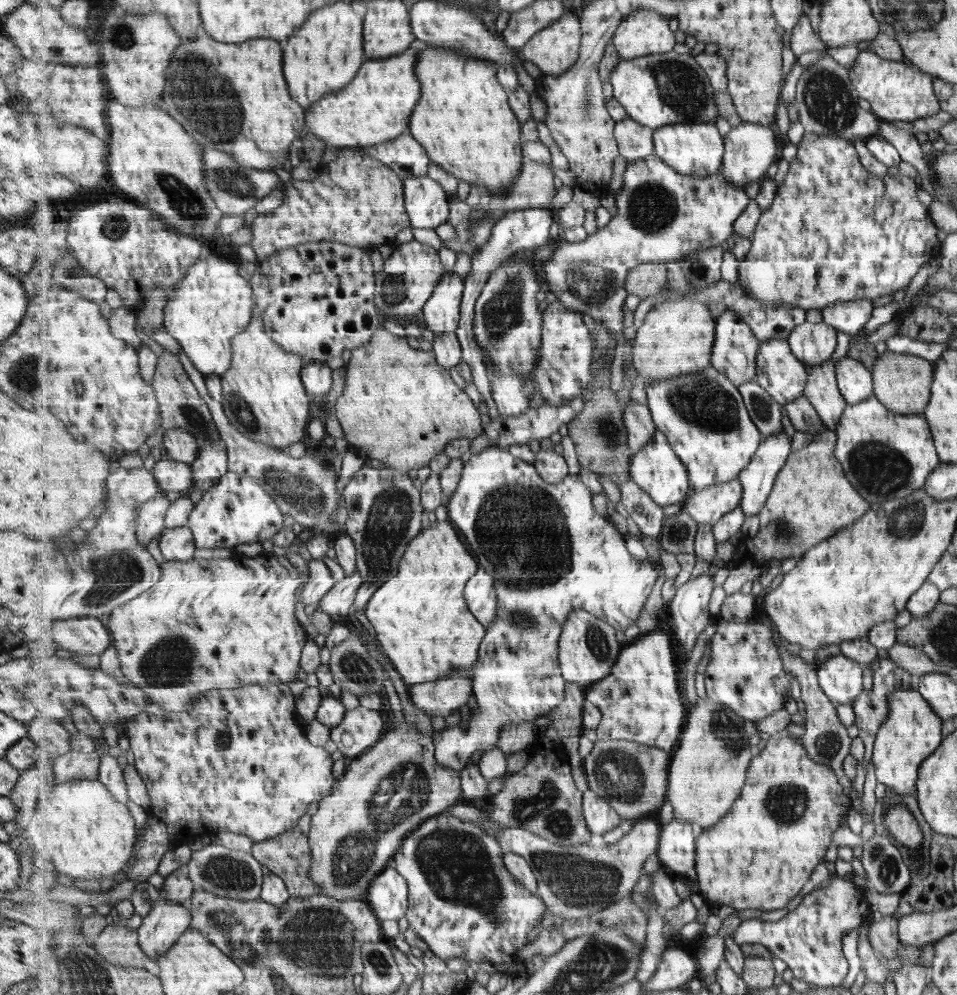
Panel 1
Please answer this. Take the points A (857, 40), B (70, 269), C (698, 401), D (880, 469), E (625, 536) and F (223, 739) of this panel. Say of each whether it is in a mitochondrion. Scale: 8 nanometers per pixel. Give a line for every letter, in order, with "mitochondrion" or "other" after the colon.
A: other
B: mitochondrion
C: mitochondrion
D: mitochondrion
E: other
F: mitochondrion

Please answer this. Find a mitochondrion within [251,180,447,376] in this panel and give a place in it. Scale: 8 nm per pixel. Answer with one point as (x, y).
(396, 286)

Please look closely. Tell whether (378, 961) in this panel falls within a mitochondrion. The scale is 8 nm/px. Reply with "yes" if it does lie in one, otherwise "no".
yes

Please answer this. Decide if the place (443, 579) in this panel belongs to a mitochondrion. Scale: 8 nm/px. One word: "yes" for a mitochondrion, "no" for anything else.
no

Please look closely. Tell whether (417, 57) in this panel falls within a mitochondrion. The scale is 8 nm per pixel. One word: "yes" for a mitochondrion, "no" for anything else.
no

